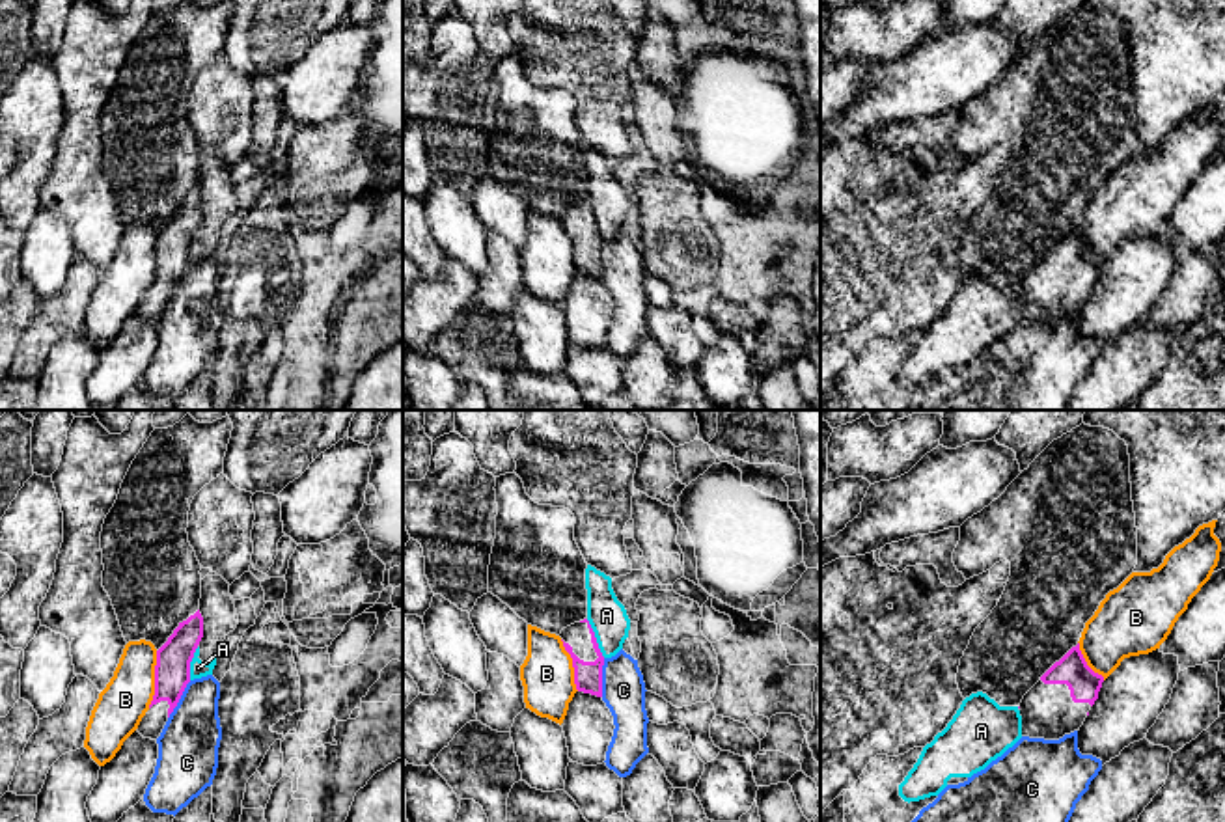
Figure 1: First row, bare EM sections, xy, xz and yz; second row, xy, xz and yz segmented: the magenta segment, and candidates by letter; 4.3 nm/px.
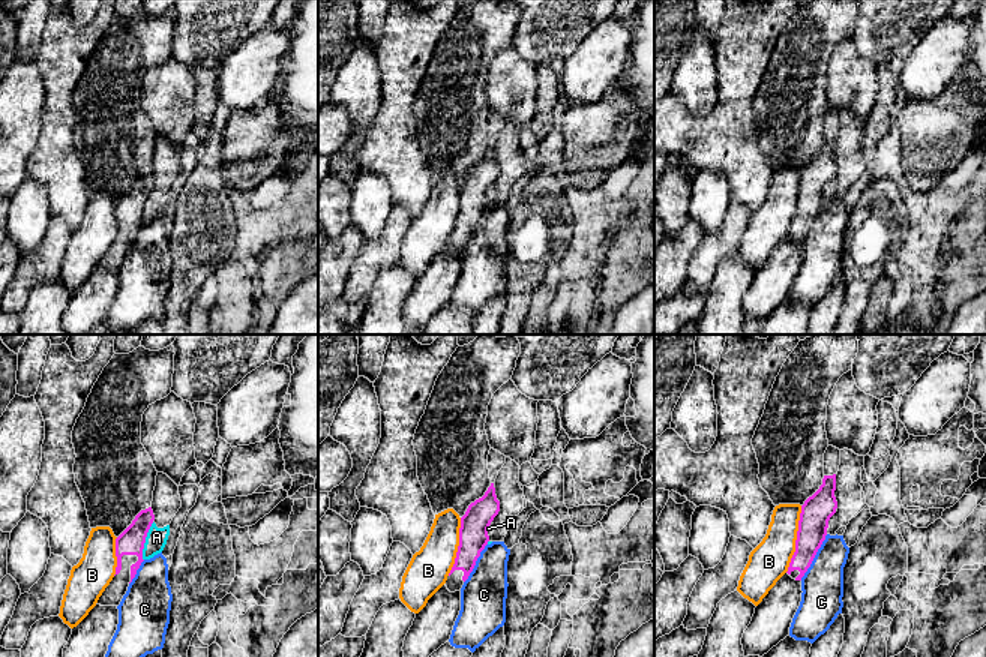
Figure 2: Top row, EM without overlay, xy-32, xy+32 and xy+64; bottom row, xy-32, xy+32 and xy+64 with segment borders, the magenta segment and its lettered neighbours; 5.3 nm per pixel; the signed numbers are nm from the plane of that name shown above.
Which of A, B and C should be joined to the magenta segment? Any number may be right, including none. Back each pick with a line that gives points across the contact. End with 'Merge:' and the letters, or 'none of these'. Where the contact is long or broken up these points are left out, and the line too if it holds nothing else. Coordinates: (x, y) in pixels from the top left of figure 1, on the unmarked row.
Merge: none of these

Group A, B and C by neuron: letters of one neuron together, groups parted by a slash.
A / B / C

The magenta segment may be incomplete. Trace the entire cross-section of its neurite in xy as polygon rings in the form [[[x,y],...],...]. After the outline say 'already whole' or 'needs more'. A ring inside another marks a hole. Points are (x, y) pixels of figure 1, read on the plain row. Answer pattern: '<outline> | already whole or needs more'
[[[200,192],[179,205],[168,224],[157,233],[155,278],[138,308],[144,321],[157,322],[190,265],[190,244],[203,220]]] | needs more

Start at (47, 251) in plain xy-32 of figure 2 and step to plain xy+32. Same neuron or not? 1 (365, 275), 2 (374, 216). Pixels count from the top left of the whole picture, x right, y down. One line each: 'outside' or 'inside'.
1: inside
2: outside

